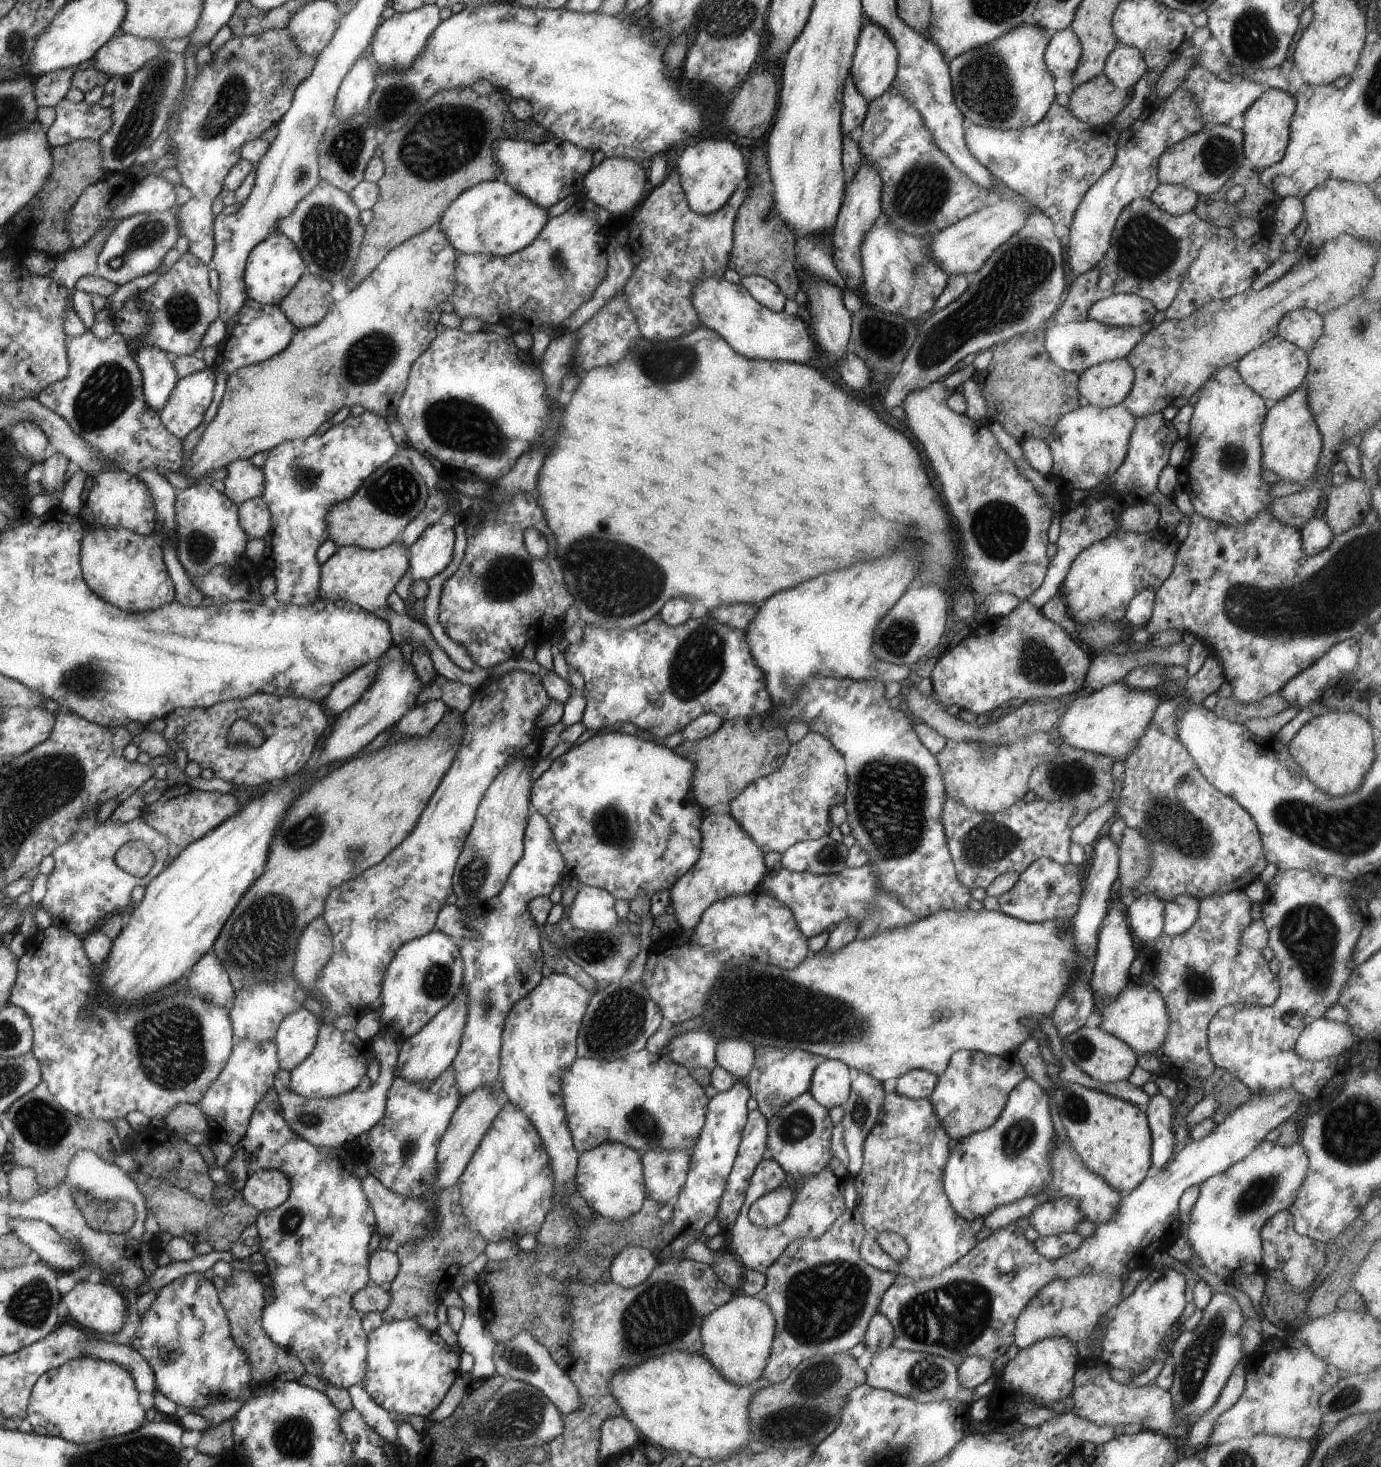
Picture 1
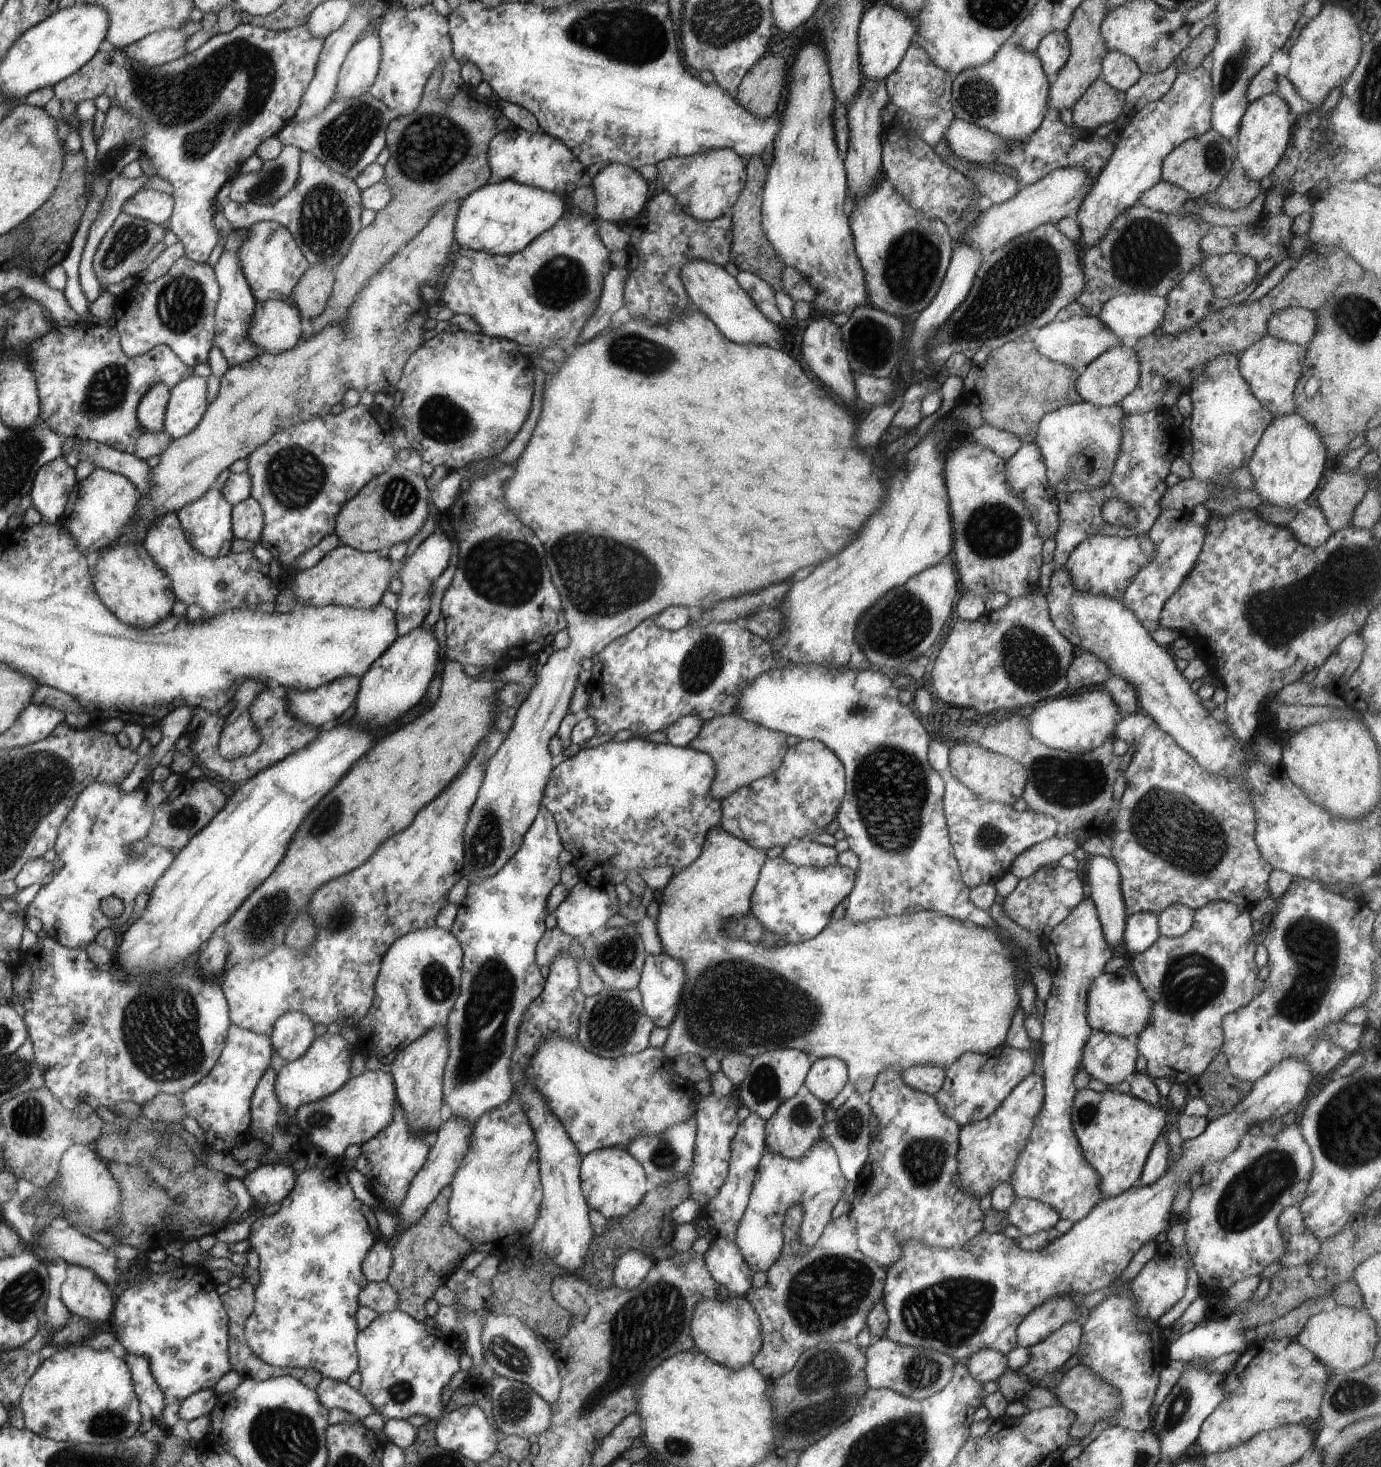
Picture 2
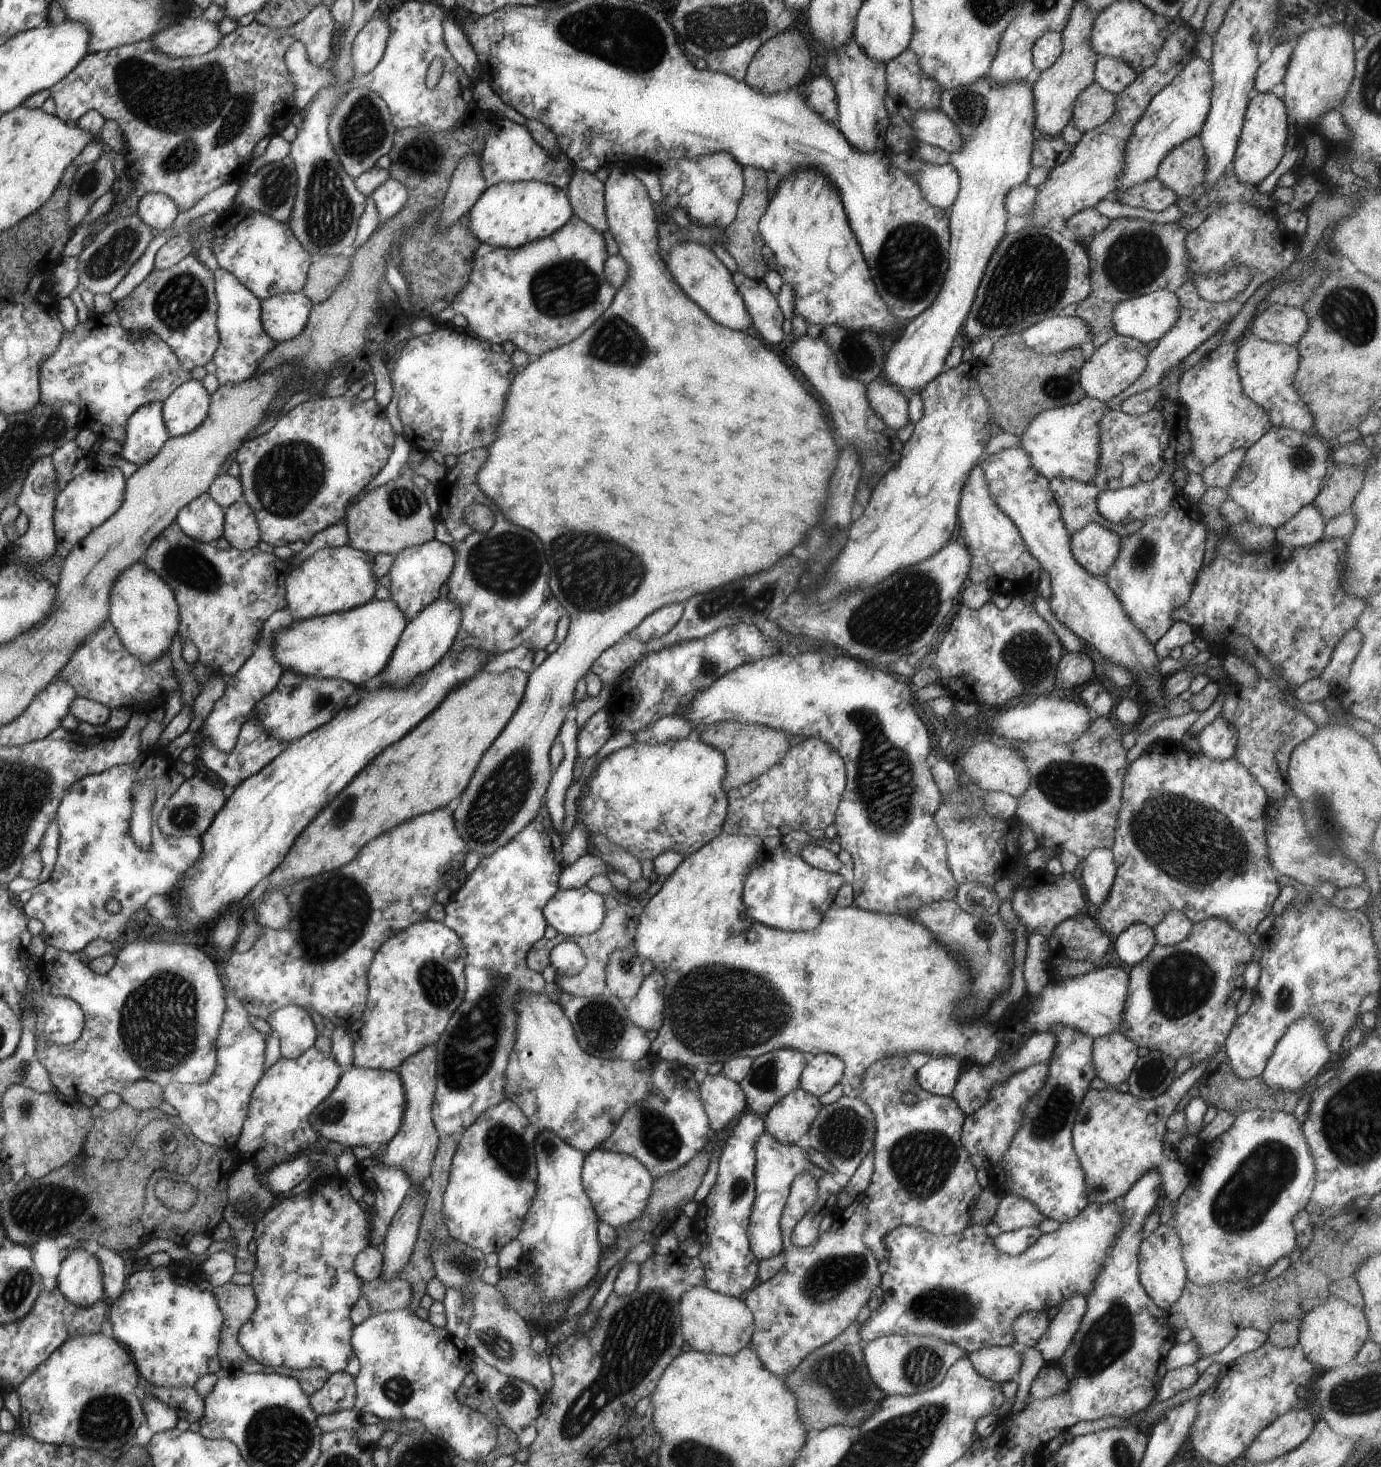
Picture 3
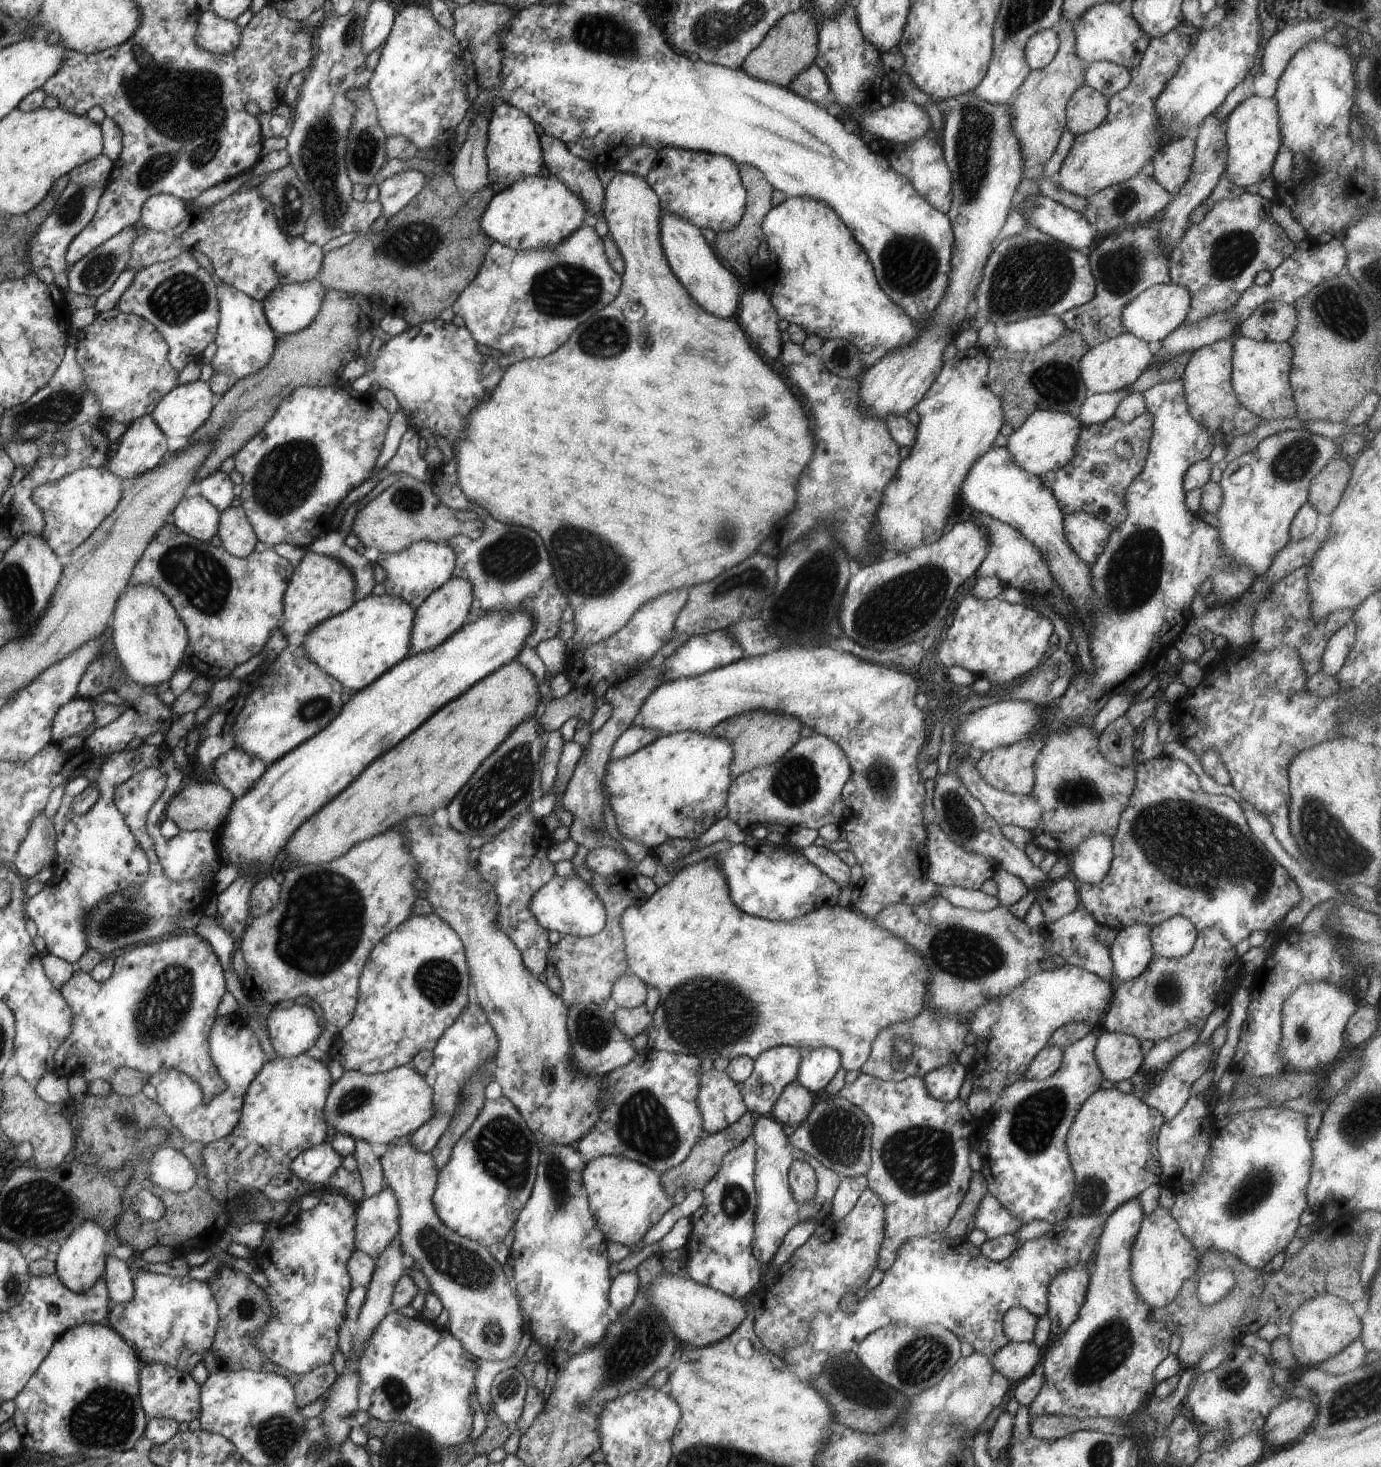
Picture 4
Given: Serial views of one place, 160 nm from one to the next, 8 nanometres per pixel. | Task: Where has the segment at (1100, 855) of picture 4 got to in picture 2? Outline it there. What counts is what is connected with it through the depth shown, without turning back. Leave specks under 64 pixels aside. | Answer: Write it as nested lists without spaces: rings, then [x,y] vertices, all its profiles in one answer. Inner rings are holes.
[[[1094,856],[1088,866],[1088,890],[1102,926],[1104,939],[1110,948],[1118,950],[1124,940],[1126,904],[1120,892],[1120,876],[1114,860]]]

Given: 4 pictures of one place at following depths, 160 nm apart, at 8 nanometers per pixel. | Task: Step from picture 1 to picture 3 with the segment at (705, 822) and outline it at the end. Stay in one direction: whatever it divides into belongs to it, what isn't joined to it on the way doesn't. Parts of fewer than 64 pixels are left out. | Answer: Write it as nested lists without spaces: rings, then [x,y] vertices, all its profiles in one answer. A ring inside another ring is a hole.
[[[721,834],[717,838],[710,840],[702,849],[686,857],[683,862],[667,877],[662,889],[648,897],[649,901],[644,906],[642,912],[638,914],[639,922],[636,924],[636,935],[633,940],[636,946],[636,954],[643,961],[650,960],[654,969],[658,968],[664,978],[666,987],[664,988],[664,1018],[662,1026],[658,1030],[658,1036],[650,1044],[649,1052],[657,1059],[666,1060],[670,1063],[678,1063],[680,1066],[692,1068],[706,1067],[713,1063],[726,1064],[730,1060],[739,1057],[749,1057],[754,1060],[772,1050],[795,1049],[799,1052],[814,1056],[819,1053],[832,1054],[838,1056],[844,1062],[845,1070],[840,1083],[844,1086],[851,1086],[853,1093],[860,1088],[862,1074],[866,1072],[868,1066],[878,1060],[894,1055],[908,1056],[914,1052],[928,1054],[932,1057],[952,1057],[958,1056],[961,1062],[968,1064],[990,1064],[997,1054],[997,1050],[1002,1048],[1004,1032],[999,1023],[986,1024],[986,1017],[982,1020],[956,1020],[956,1000],[962,1002],[972,988],[972,976],[968,974],[966,966],[960,966],[960,960],[954,958],[937,938],[932,936],[932,932],[920,922],[912,922],[910,918],[900,915],[880,914],[861,910],[856,906],[840,908],[833,905],[822,918],[822,922],[810,930],[810,932],[797,932],[778,930],[764,926],[756,922],[748,915],[748,910],[742,902],[742,890],[744,880],[750,872],[758,856],[764,849],[763,840],[759,836],[745,835],[725,835]]]

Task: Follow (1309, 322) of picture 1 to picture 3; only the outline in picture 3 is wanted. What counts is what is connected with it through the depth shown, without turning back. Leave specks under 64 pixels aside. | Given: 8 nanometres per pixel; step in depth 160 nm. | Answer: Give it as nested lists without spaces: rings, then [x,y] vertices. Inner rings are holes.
[[[1272,304],[1256,314],[1249,323],[1248,332],[1262,341],[1297,346],[1308,330],[1308,318],[1300,307]]]

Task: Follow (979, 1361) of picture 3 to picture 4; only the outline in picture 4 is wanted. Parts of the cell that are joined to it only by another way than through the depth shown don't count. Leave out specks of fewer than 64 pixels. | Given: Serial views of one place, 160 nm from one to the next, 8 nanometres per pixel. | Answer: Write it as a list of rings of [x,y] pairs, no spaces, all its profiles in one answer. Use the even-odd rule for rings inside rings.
[[[1010,1341],[989,1359],[992,1360],[995,1370],[1014,1384],[1039,1369],[1041,1358],[1042,1352],[1033,1342]]]

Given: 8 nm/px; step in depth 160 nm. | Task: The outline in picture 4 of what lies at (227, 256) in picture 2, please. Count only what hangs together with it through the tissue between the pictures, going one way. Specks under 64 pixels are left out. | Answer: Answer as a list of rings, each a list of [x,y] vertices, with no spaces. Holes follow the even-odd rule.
[[[220,283],[218,286],[220,301],[220,324],[217,330],[217,351],[211,360],[214,374],[210,378],[212,390],[221,398],[238,384],[244,377],[257,373],[271,360],[275,352],[277,336],[267,321],[266,312],[263,310],[263,301],[253,299],[251,295],[240,289]]]

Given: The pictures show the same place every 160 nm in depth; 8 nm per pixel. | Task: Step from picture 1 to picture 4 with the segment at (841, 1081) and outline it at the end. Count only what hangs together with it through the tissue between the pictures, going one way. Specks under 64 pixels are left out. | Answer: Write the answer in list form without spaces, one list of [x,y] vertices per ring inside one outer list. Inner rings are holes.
[[[820,1047],[804,1051],[797,1072],[797,1081],[813,1095],[819,1097],[840,1066],[840,1053],[834,1049]]]

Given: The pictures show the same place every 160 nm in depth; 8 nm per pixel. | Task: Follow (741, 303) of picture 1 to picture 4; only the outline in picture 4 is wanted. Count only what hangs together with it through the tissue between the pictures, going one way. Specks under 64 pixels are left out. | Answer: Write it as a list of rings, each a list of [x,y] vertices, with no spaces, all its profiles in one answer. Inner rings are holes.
[[[664,212],[660,221],[660,240],[672,272],[688,294],[701,307],[718,318],[732,319],[736,317],[742,293],[740,278],[718,260],[718,256],[714,254],[714,250],[704,238],[701,228],[679,216]]]

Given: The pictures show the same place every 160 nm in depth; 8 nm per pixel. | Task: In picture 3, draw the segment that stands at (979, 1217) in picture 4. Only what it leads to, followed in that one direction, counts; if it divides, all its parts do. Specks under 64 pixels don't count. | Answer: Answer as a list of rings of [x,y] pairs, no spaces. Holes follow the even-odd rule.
[[[1011,1194],[1002,1195],[992,1222],[998,1224],[1001,1231],[1014,1231],[1024,1227],[1038,1227],[1044,1219],[1044,1214],[1032,1202]]]

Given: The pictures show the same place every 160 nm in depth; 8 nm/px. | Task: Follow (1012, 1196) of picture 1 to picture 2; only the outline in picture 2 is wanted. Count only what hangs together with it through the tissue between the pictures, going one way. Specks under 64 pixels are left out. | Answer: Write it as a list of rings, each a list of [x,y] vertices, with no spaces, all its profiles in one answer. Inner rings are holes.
[[[1030,1074],[1006,1096],[1004,1102],[988,1118],[961,1127],[956,1172],[964,1190],[981,1199],[984,1194],[992,1195],[994,1188],[1001,1182],[1010,1181],[1016,1158],[1020,1150],[1024,1150],[1028,1144],[1028,1136],[1034,1128],[1034,1118],[1044,1102],[1044,1094],[1043,1076]]]

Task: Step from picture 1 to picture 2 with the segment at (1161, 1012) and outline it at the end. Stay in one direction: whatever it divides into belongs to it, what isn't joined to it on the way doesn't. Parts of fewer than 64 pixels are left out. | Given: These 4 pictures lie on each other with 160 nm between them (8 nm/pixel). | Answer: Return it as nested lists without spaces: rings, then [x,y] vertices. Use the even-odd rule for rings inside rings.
[[[1120,968],[1116,972],[1103,973],[1090,982],[1086,998],[1086,1018],[1093,1032],[1116,1034],[1126,1039],[1134,1039],[1150,1022],[1152,1000],[1137,980],[1134,972]]]

